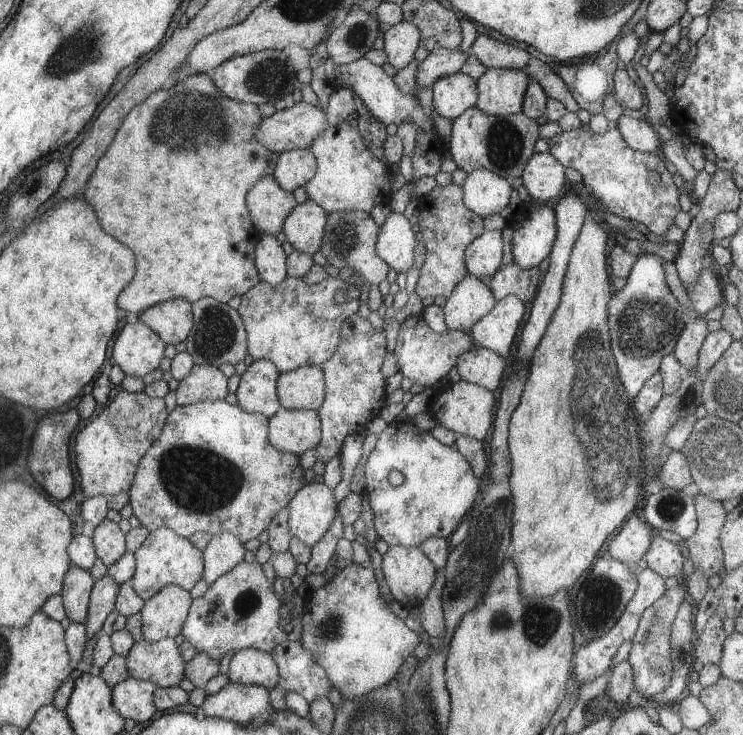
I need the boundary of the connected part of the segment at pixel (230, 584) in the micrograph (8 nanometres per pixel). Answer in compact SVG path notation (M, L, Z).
M240 562L235 569L215 581L204 596L196 598L183 626L184 639L192 643L196 651L204 652L219 661L230 650L257 649L270 653L286 640L280 624L280 600L272 590L272 582L262 574L260 564Z

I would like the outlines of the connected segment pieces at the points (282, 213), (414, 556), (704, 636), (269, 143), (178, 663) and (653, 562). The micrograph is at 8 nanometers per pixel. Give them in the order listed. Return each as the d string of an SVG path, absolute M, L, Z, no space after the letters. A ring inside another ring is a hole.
M274 174L260 178L245 200L254 227L266 235L278 235L288 214L296 207L292 192L284 190Z
M393 545L382 558L382 572L394 599L419 606L434 583L434 564L419 547Z
M717 615L712 616L706 624L705 630L696 640L693 651L695 659L698 659L703 665L719 665L722 661L723 646L726 644L727 638L722 618Z
M301 100L294 104L292 108L274 112L272 116L264 118L264 121L260 122L259 129L256 130L255 142L276 154L293 149L306 149L311 147L315 139L328 126L330 125L323 110Z
M171 637L156 643L139 641L126 657L130 677L154 682L158 688L176 687L186 678L181 648Z
M656 534L644 557L650 570L655 571L664 579L679 578L683 573L685 558L680 552L680 547Z

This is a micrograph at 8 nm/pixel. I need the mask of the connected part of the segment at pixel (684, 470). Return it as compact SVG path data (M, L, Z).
M670 452L668 459L661 464L661 469L656 475L656 478L662 481L664 489L682 491L693 482L689 459L686 452Z

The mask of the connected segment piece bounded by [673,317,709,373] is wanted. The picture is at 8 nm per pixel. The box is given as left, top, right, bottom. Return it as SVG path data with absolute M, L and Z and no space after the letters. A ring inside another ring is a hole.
M705 318L686 319L673 356L686 369L686 373L696 371L699 362L699 351L704 338L709 334Z

